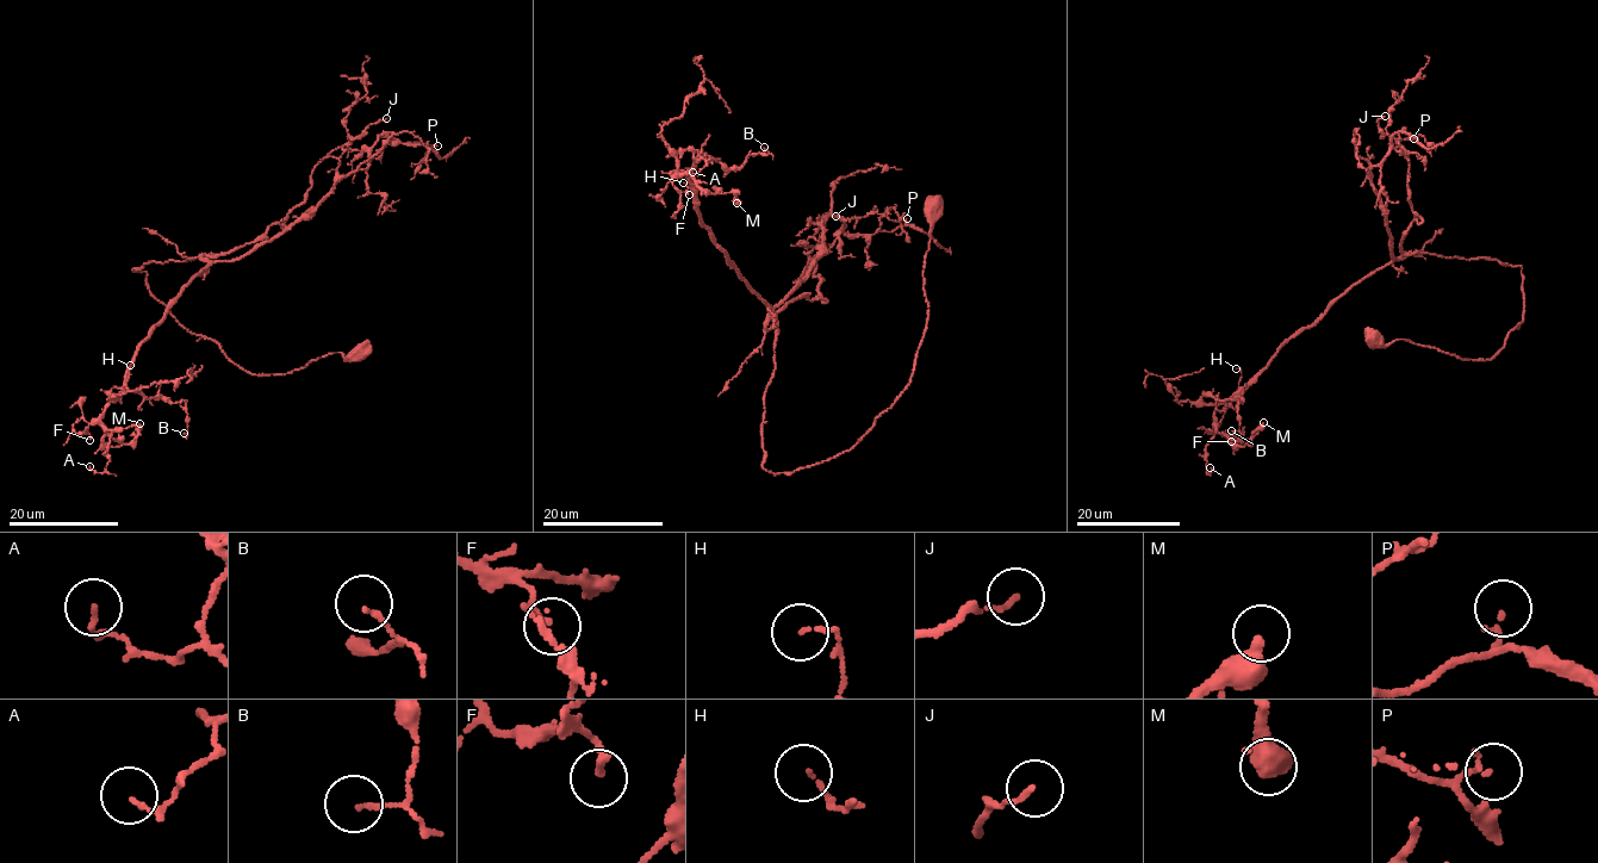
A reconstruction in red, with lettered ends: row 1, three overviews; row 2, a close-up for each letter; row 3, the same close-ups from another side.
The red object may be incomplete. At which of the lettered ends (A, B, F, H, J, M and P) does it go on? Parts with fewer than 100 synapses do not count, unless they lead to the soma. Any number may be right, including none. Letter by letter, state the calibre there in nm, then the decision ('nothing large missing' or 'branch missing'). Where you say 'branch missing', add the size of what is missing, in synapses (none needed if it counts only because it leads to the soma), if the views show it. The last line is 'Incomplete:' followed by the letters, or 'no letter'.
A: 130 nm | nothing large missing
B: 120 nm | nothing large missing
F: 180 nm | nothing large missing
H: 90 nm | nothing large missing
J: 130 nm | nothing large missing
M: 400 nm | nothing large missing
P: 130 nm | nothing large missing
Incomplete: no letter

